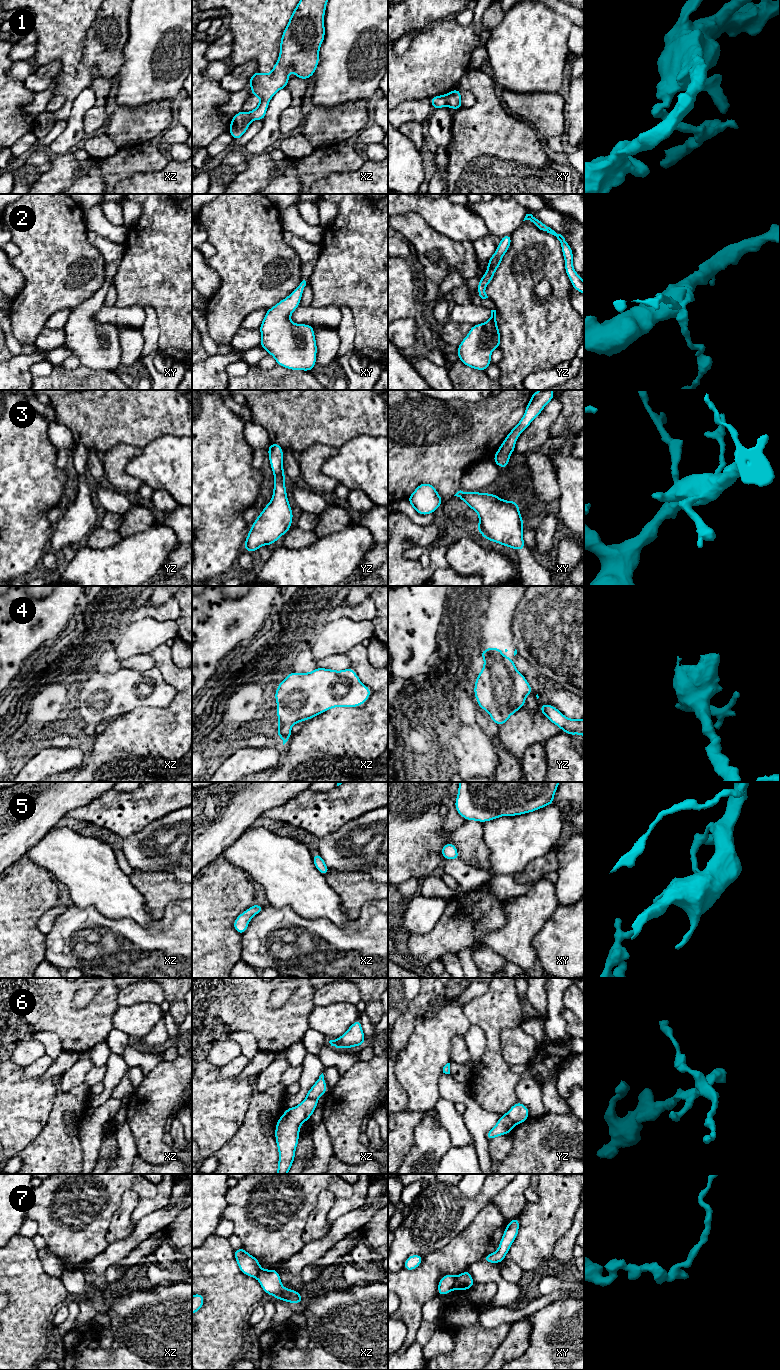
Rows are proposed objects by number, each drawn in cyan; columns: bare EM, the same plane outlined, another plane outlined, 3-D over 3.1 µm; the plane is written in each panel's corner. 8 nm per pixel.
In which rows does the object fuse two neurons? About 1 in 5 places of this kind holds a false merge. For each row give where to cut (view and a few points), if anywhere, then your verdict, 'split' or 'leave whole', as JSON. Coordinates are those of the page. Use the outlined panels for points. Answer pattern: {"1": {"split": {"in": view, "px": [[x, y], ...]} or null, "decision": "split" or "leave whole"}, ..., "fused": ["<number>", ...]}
{"1": {"split": {"in": "xy", "px": [[444, 95], [447, 105]]}, "decision": "split"}, "2": {"split": null, "decision": "leave whole"}, "3": {"split": null, "decision": "leave whole"}, "4": {"split": null, "decision": "leave whole"}, "5": {"split": null, "decision": "leave whole"}, "6": {"split": {"in": "yz", "px": [[506, 1114], [514, 1125]]}, "decision": "split"}, "7": {"split": {"in": "xy", "px": [[456, 1277], [453, 1289]]}, "decision": "split"}, "fused": ["1", "6", "7"]}

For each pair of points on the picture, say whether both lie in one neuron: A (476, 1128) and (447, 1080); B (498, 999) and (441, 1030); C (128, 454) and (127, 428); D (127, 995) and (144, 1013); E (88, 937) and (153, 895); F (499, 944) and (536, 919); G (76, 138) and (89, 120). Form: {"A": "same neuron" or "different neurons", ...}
{"A": "same neuron", "B": "different neurons", "C": "different neurons", "D": "different neurons", "E": "different neurons", "F": "same neuron", "G": "different neurons"}

